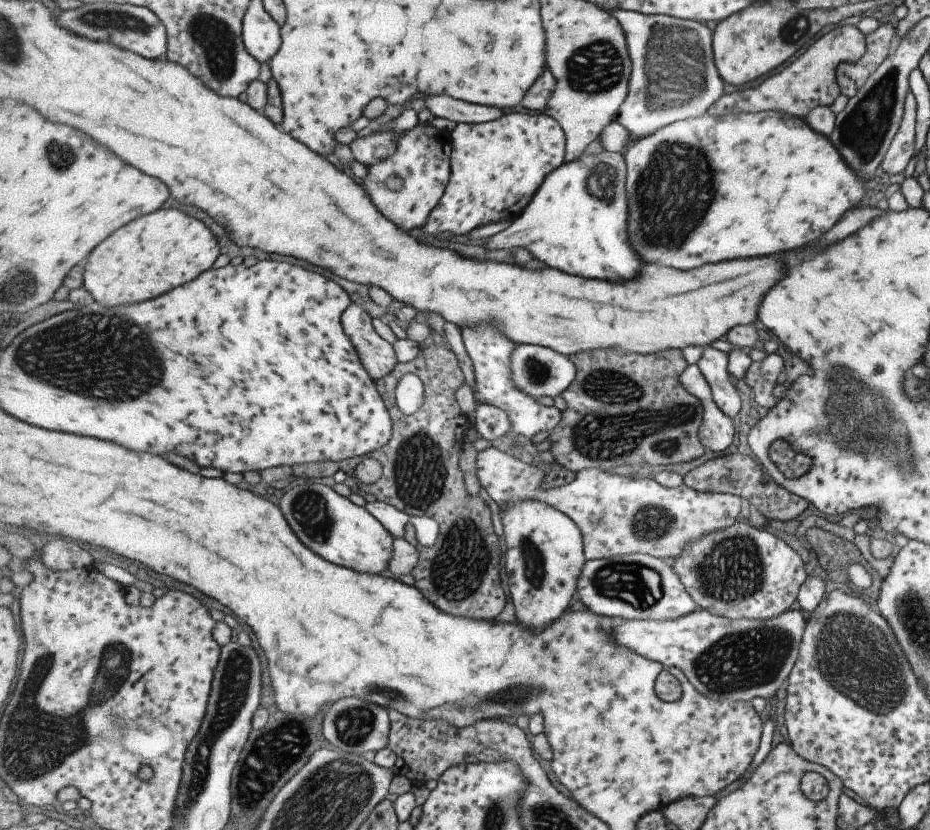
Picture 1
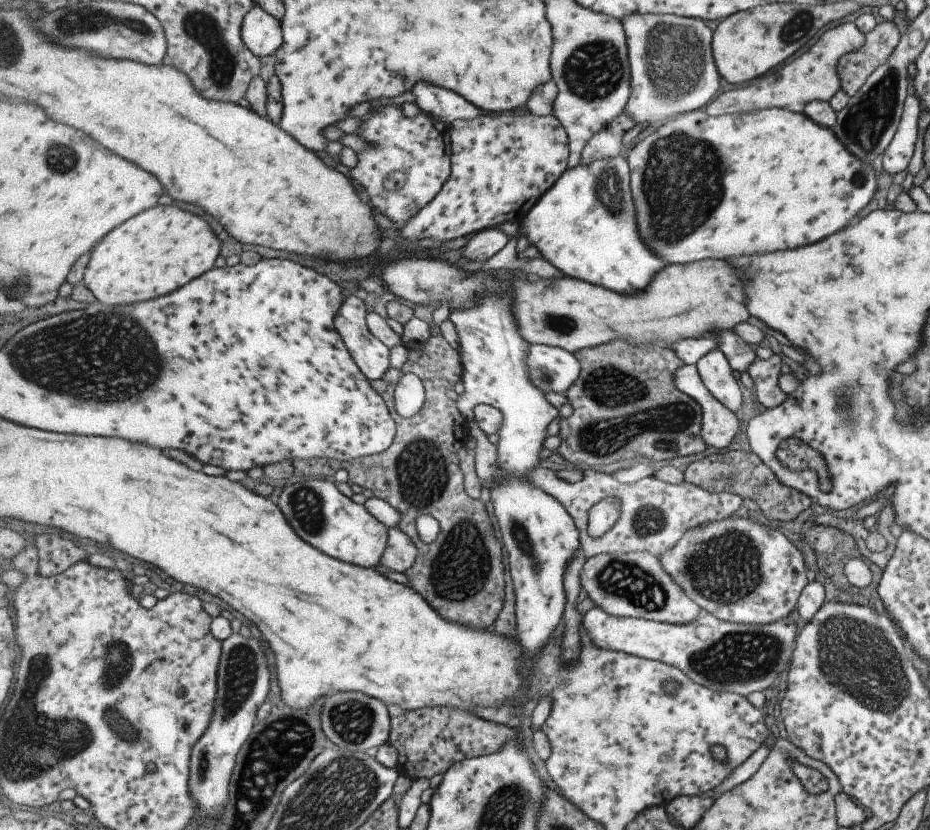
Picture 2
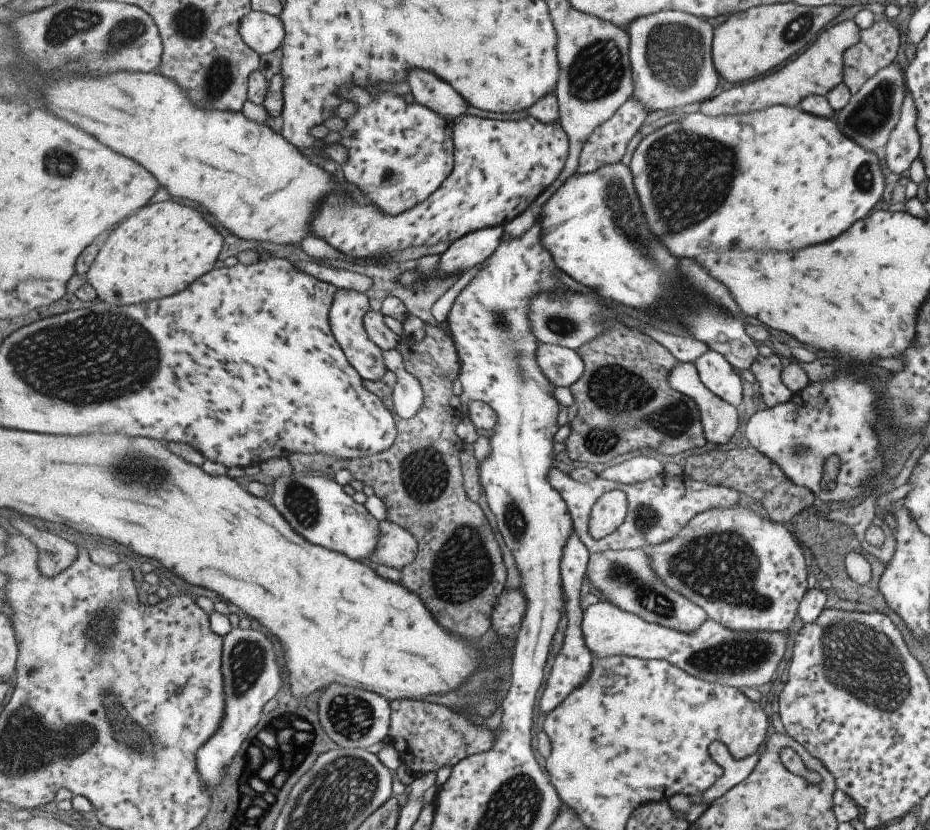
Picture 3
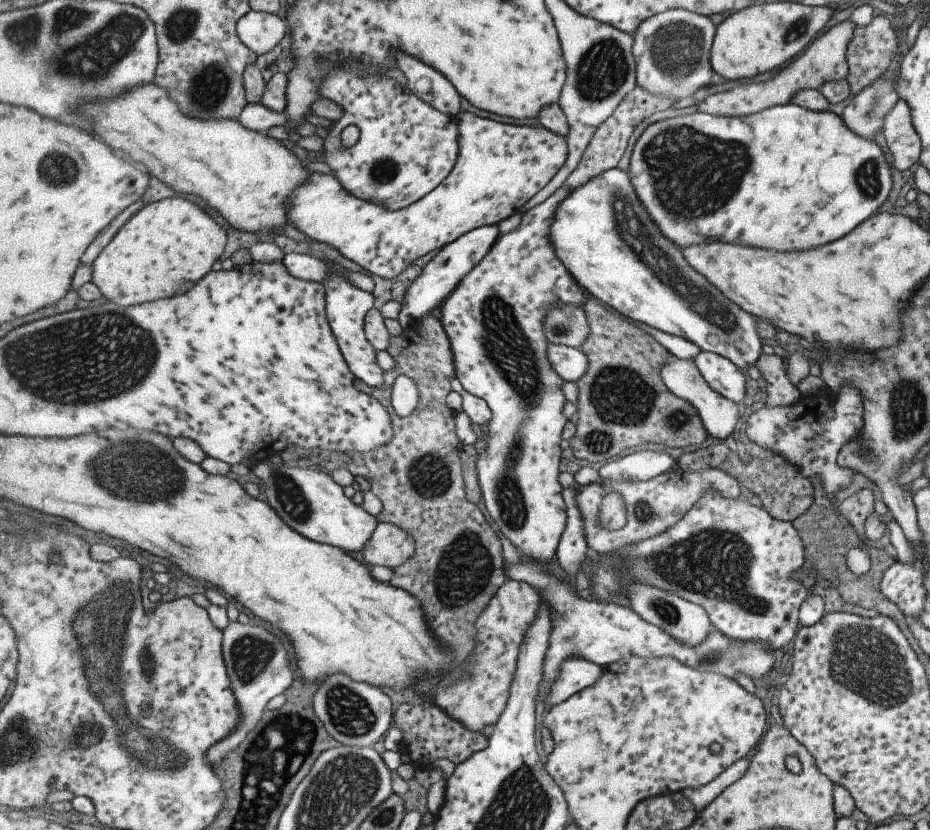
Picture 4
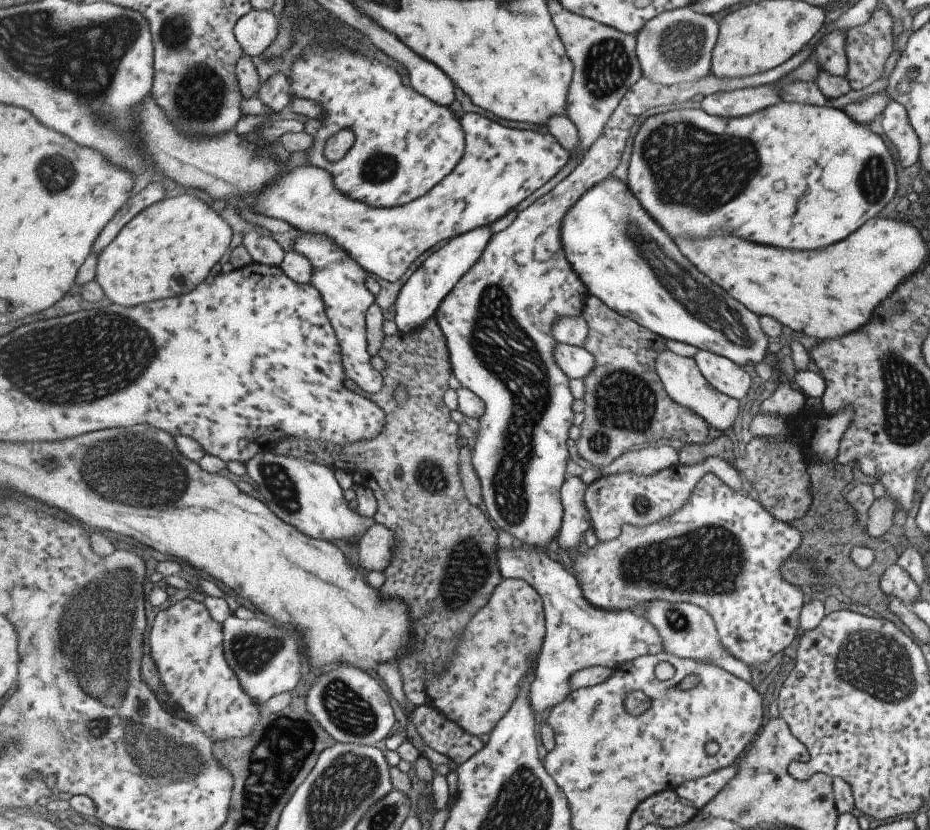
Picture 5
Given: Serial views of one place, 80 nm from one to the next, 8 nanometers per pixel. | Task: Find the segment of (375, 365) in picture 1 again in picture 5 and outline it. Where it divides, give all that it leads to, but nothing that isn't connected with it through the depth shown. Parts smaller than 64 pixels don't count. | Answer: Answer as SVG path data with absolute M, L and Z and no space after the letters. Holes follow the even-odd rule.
M302 233L303 237L297 238L293 244L293 250L304 254L311 260L315 267L313 283L324 295L327 304L329 320L336 330L337 338L342 346L342 358L348 378L355 381L359 388L370 393L379 393L384 388L384 374L372 365L372 354L367 344L367 310L371 309L375 302L375 295L367 288L367 272L345 252L339 244L335 244L331 238L315 233Z

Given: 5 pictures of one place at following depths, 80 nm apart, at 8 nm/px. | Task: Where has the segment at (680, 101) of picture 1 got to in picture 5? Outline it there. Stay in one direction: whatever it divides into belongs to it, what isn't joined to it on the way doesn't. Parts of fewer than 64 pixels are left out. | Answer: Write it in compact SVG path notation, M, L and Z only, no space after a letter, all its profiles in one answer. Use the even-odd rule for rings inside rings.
M691 7L664 12L647 22L637 37L636 53L643 77L661 86L685 86L701 82L713 72L713 51L720 33L720 22Z

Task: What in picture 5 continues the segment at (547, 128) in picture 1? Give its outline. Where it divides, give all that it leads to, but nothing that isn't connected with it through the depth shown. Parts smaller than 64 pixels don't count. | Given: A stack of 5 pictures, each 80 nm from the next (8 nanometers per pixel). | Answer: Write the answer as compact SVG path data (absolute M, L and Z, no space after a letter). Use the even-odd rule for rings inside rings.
M465 113L460 117L460 121L466 136L466 151L460 164L424 197L407 205L375 208L364 202L357 202L347 194L339 192L333 175L328 170L308 164L305 167L286 167L284 176L275 186L266 189L260 197L253 197L253 212L285 220L301 233L325 236L329 234L366 271L395 285L421 254L433 250L443 240L451 241L473 229L497 222L507 212L517 208L526 198L547 185L551 178L556 177L565 168L572 157L570 150L549 130L518 130L477 113Z

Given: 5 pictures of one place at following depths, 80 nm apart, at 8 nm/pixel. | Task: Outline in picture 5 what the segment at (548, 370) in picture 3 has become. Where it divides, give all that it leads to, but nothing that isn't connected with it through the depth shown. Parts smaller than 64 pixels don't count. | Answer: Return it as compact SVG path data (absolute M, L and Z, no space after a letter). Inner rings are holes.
M559 343L554 350L554 355L557 364L565 374L569 375L569 378L584 379L596 368L596 358L592 351L588 351L584 346L576 347Z

